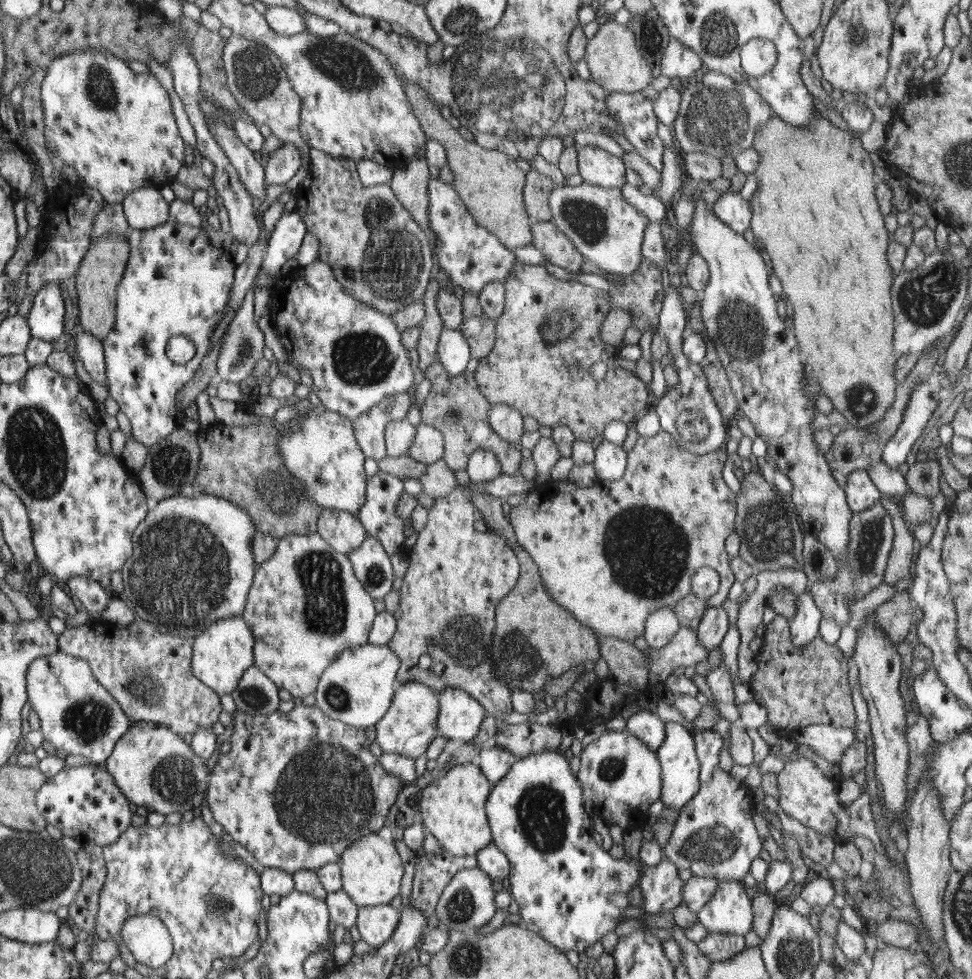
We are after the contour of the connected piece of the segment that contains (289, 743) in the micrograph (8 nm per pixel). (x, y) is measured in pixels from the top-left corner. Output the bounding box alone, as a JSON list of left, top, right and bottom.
[207,705,402,875]

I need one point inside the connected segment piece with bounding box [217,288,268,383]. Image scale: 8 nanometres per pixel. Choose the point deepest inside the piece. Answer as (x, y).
(242, 345)

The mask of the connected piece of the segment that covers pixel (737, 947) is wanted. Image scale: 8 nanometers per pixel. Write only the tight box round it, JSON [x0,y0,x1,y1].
[698,932,746,962]

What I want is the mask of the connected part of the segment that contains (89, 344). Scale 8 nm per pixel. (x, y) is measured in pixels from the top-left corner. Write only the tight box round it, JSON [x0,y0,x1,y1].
[73,332,107,386]

